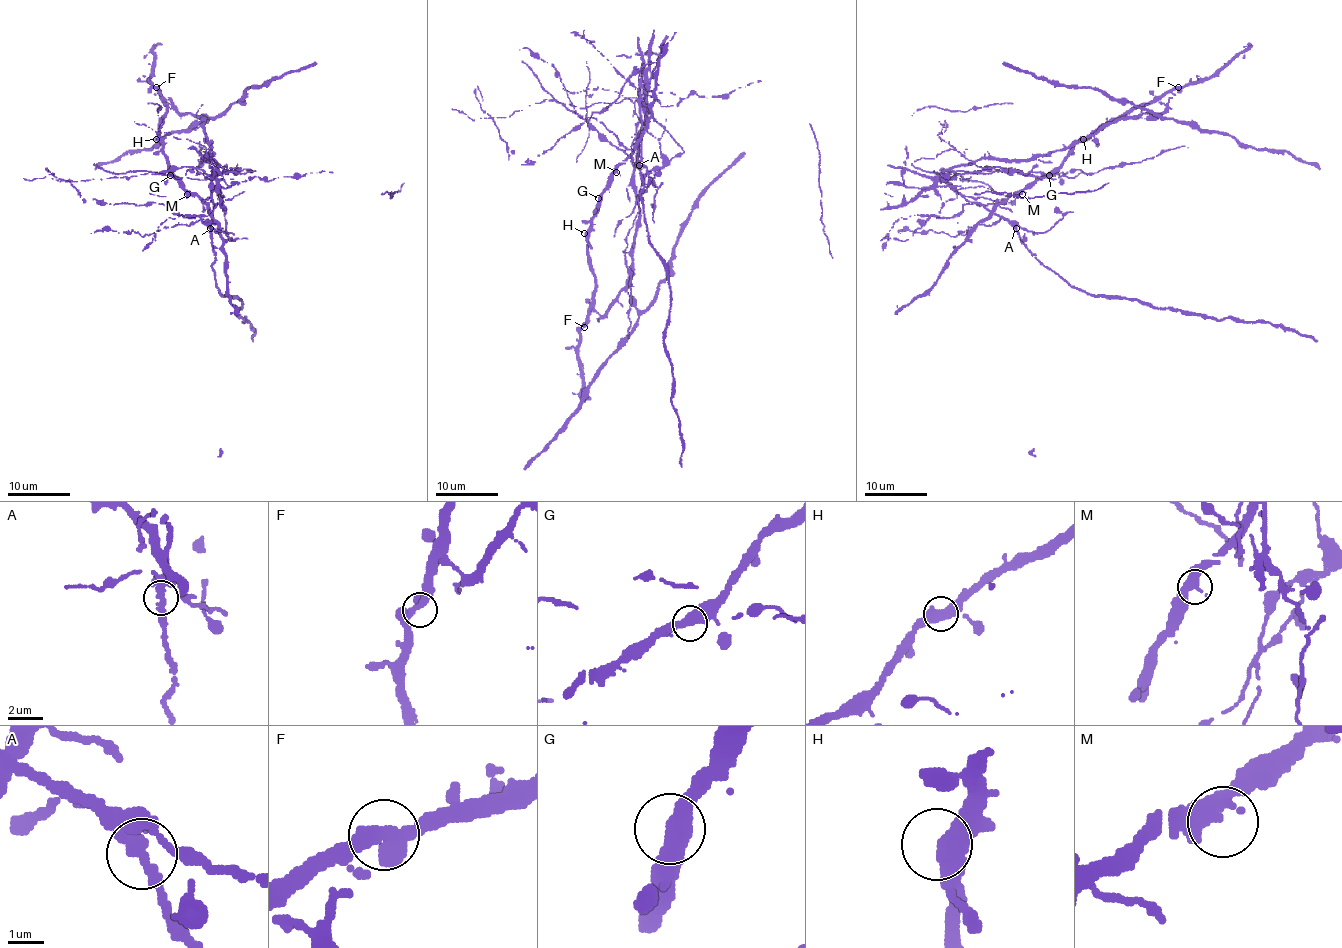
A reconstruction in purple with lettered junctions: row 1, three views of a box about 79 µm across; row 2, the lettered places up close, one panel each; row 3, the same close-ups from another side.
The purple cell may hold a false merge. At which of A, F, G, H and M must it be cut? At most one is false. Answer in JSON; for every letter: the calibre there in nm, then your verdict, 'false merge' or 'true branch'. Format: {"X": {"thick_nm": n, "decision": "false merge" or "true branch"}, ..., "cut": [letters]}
{"A": {"thick_nm": 380, "decision": "false merge"}, "F": {"thick_nm": 380, "decision": "true branch"}, "G": {"thick_nm": 440, "decision": "true branch"}, "H": {"thick_nm": 420, "decision": "true branch"}, "M": {"thick_nm": 400, "decision": "true branch"}, "cut": ["A"]}

